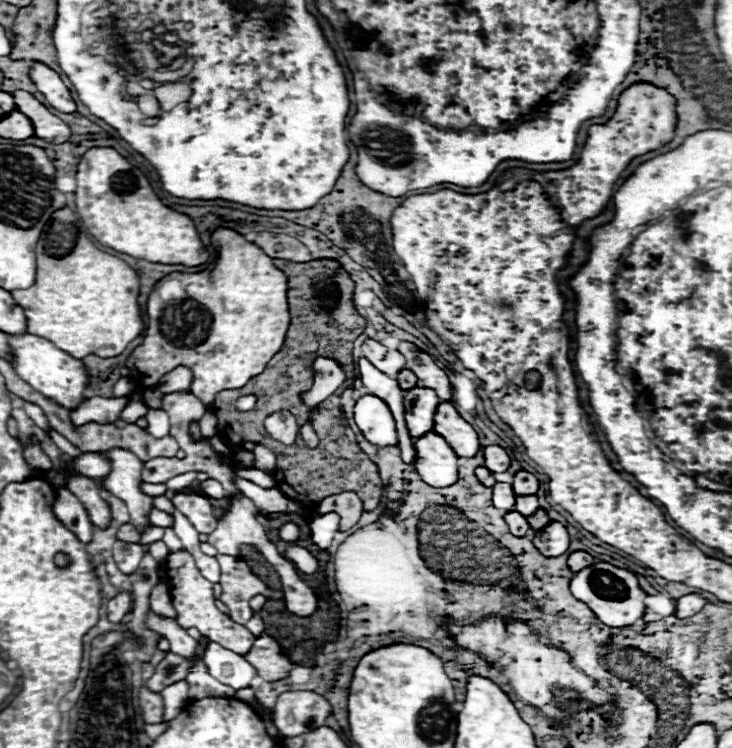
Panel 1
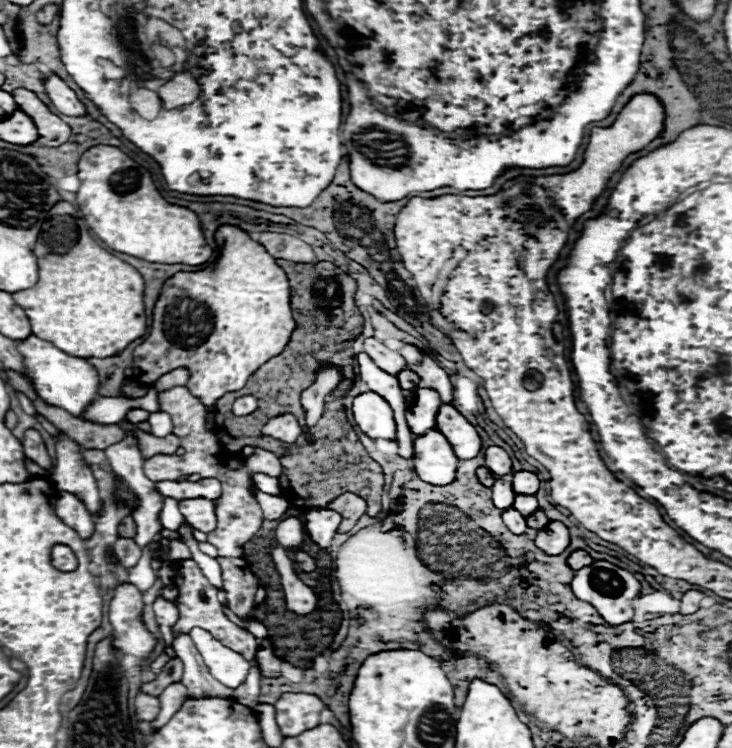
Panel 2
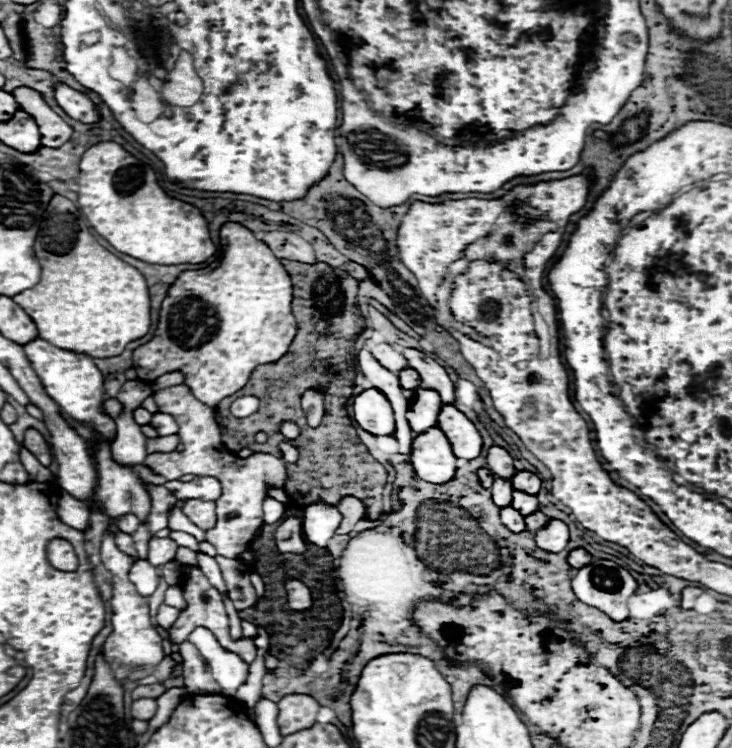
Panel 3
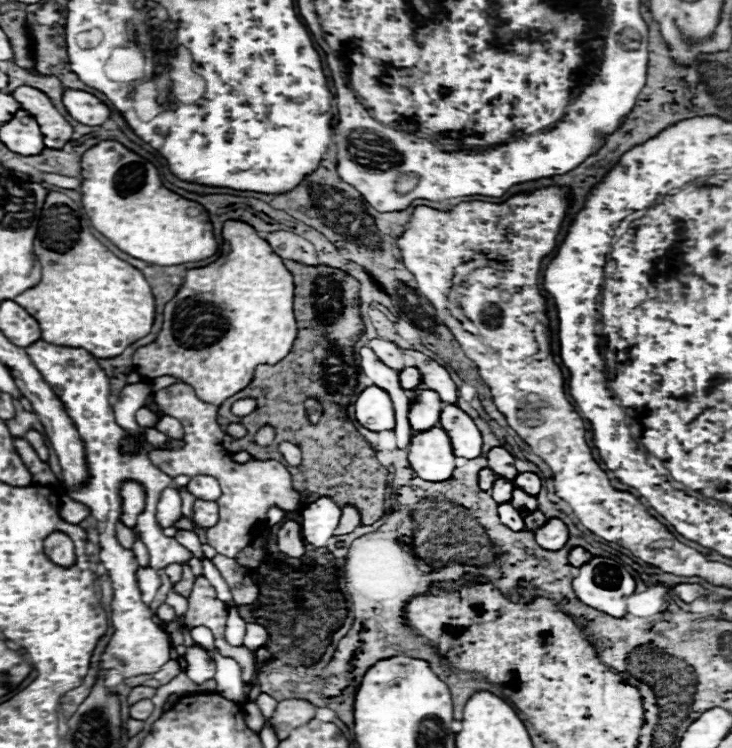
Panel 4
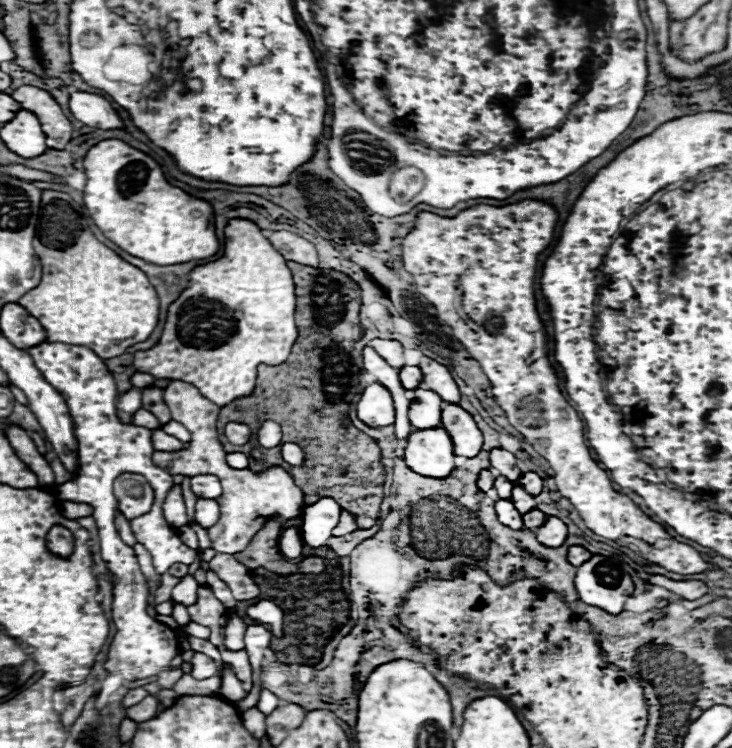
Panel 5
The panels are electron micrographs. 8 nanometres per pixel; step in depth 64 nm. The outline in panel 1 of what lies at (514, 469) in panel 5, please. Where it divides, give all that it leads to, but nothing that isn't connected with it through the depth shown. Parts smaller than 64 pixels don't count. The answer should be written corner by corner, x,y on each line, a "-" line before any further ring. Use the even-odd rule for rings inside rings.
486,446
484,448
484,458
486,458
484,466
490,472
506,472
510,468
510,456
500,446

